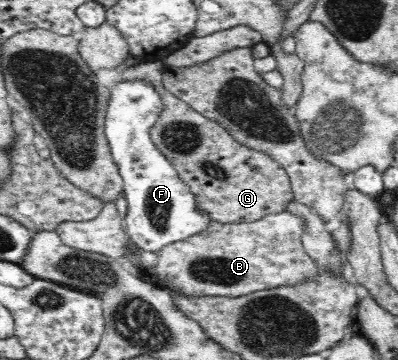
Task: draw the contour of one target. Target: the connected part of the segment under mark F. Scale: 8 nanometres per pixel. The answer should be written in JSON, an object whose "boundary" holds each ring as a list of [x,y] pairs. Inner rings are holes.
{"boundary":[[[136,78],[119,82],[110,91],[111,99],[104,121],[105,136],[123,178],[129,204],[124,227],[131,243],[144,252],[157,254],[169,244],[216,228],[218,224],[197,208],[197,200],[191,190],[150,139],[150,130],[163,111],[163,97],[157,88],[143,78]]]}

